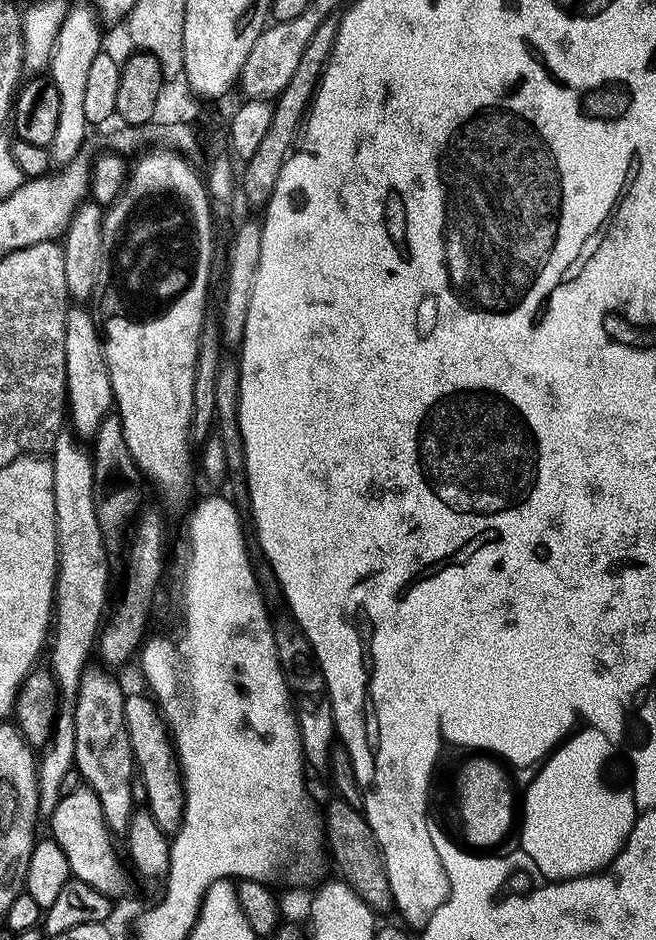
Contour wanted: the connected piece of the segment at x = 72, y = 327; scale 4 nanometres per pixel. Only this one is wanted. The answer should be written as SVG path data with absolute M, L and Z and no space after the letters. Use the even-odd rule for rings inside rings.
M69 307L66 314L66 374L68 375L67 415L70 428L77 437L91 438L113 411L112 383L104 357L102 333L87 307ZM72 424L72 425L71 425ZM85 436L85 437L84 437Z

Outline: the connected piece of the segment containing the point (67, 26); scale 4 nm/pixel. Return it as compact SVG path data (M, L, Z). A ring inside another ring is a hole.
M91 7L75 8L64 17L62 26L56 35L56 44L52 48L50 61L50 79L54 86L58 86L58 126L54 129L54 138L48 145L48 152L52 155L53 165L67 166L74 157L85 147L84 139L88 136L90 125L85 117L86 78L89 77L90 66L94 58L102 50L100 44L101 21Z

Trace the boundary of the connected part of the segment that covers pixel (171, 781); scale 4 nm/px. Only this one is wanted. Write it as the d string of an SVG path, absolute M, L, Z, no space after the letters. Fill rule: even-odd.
M129 691L125 695L125 730L132 747L138 784L141 789L144 787L144 796L148 799L148 812L161 830L175 834L180 831L180 824L184 821L184 777L180 775L176 746L160 705L151 695L141 692Z

